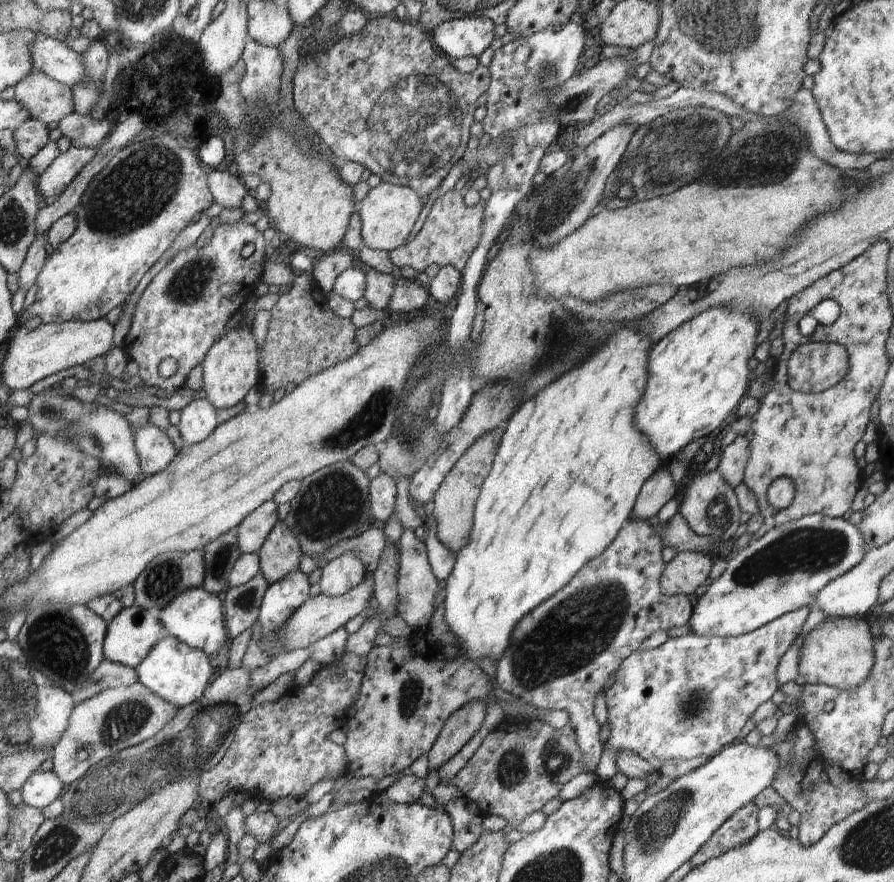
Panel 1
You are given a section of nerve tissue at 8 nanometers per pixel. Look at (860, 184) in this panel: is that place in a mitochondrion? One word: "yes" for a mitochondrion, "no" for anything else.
no

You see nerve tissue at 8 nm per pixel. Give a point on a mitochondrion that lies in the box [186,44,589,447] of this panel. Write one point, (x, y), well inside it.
(413, 128)

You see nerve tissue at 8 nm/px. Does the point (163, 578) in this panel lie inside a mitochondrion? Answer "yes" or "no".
yes

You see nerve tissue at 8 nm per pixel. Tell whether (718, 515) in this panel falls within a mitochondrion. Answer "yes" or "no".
yes

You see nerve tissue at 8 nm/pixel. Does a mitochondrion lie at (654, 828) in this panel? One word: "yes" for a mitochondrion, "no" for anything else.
yes

